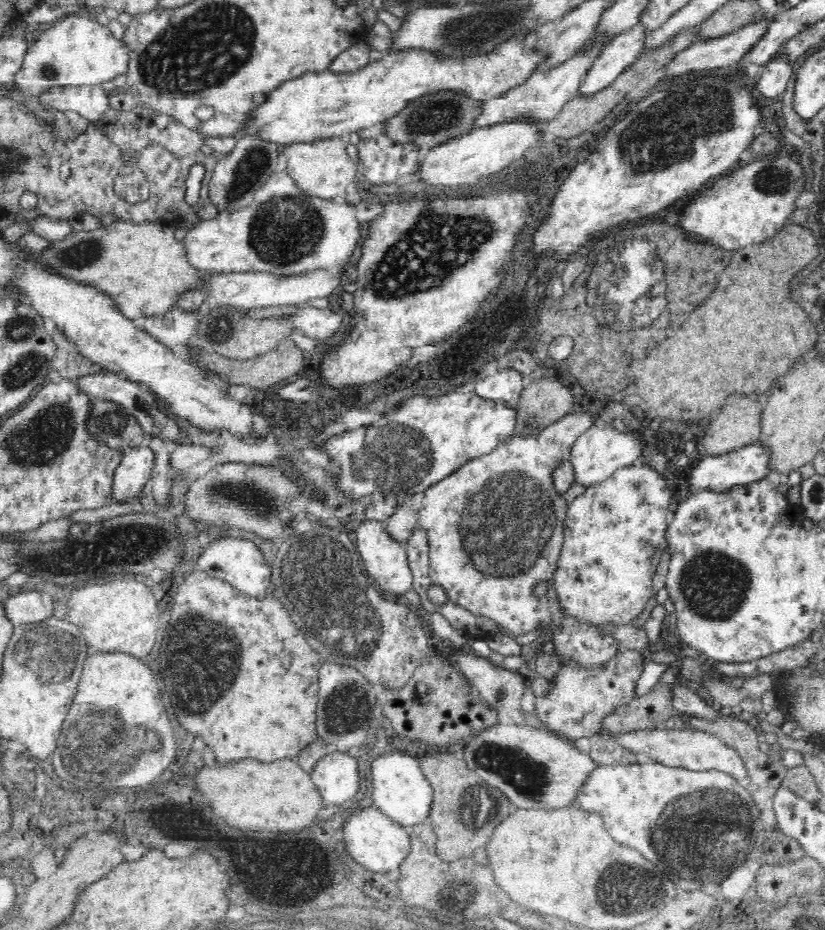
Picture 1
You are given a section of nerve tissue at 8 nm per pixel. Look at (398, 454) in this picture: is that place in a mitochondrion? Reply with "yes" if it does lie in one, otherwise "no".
yes

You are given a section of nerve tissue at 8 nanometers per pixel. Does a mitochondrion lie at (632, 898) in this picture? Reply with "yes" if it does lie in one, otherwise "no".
yes

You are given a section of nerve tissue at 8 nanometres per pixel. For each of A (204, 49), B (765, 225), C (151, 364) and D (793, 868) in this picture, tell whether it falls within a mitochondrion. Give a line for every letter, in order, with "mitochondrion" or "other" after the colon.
A: mitochondrion
B: other
C: other
D: mitochondrion

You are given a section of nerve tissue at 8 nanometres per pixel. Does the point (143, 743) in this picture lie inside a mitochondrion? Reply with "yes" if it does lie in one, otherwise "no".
yes

